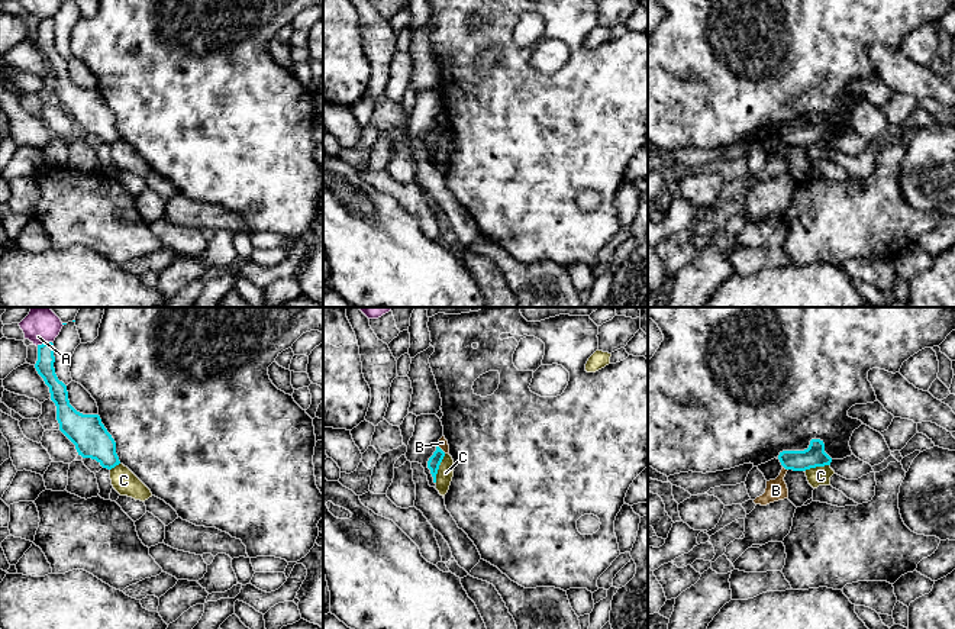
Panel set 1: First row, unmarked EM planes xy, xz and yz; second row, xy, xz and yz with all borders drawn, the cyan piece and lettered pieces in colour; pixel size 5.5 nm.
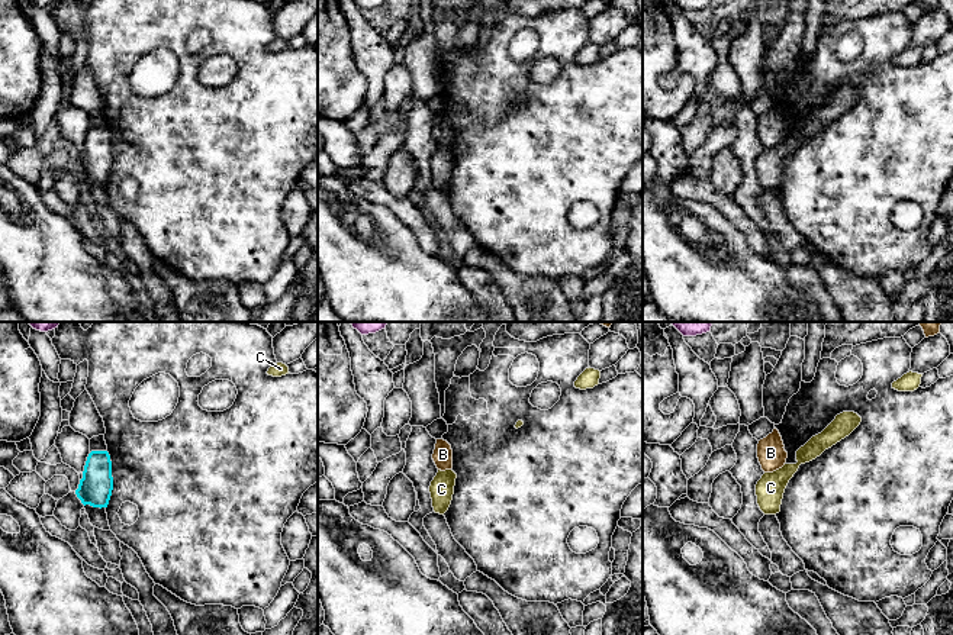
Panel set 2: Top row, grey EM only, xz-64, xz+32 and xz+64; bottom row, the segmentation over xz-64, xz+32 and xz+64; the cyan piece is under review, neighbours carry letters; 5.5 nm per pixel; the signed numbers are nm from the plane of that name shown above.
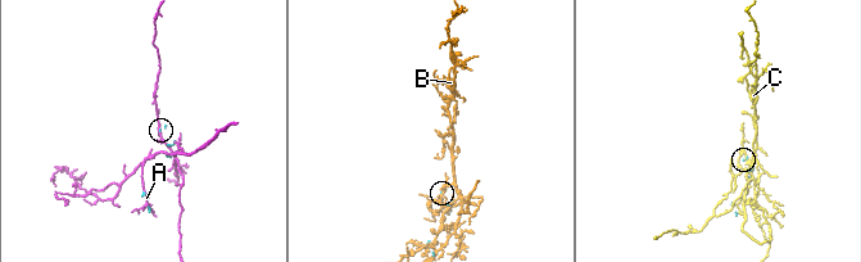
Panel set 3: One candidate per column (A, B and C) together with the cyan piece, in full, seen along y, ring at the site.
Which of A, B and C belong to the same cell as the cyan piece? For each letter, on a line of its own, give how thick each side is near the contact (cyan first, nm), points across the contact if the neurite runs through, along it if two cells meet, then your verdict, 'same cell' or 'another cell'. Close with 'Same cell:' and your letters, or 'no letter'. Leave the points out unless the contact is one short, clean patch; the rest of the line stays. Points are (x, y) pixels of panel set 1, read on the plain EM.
A: 100 nm thick on the cyan side, 110 nm on the other; border along xy (51, 16), (36, 21); another cell
B: 70 nm thick on the cyan side, 50 nm on the other; border along xz (438, 119), (445, 128); another cell
C: 70 nm thick on the cyan side, 90 nm on the other; border along xz (445, 129), (435, 158); another cell
Same cell: no letter

